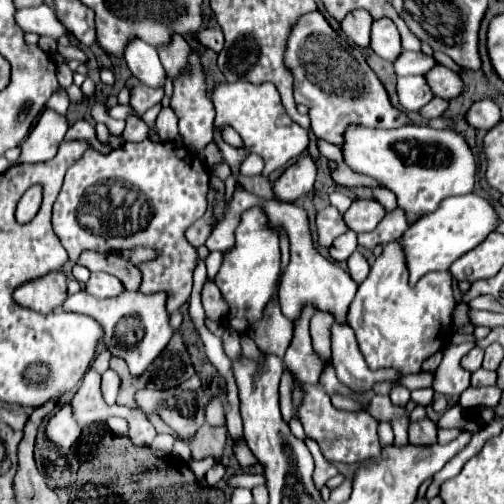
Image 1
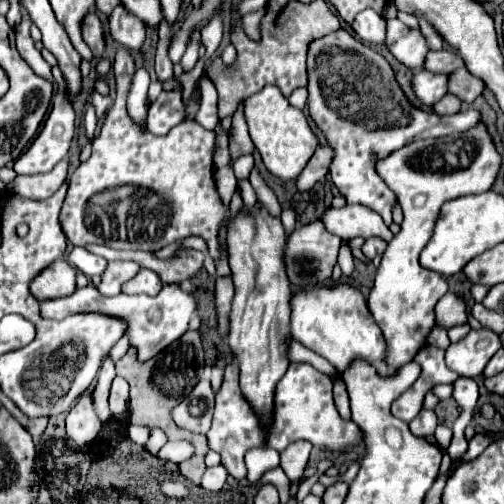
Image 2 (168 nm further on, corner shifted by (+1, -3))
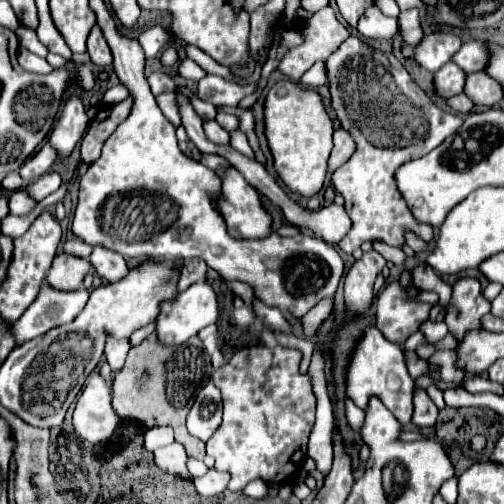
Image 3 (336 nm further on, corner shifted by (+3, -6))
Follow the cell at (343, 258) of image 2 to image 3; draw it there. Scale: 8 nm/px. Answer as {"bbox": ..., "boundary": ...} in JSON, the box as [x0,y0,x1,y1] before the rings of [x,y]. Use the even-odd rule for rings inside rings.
{"bbox":[325,35,463,255],"boundary":[[[351,35],[345,43],[341,43],[339,51],[335,51],[335,55],[329,55],[325,59],[325,71],[327,71],[329,93],[331,93],[331,109],[337,117],[337,121],[341,123],[341,127],[355,139],[355,145],[357,145],[355,155],[351,155],[351,159],[343,167],[333,171],[333,175],[331,175],[335,189],[345,199],[347,215],[353,221],[351,231],[339,241],[339,249],[343,253],[351,255],[355,249],[361,247],[363,241],[371,241],[371,239],[383,239],[387,245],[401,247],[405,243],[403,229],[411,229],[423,241],[431,241],[433,239],[433,227],[415,223],[411,211],[407,209],[403,197],[399,195],[399,191],[395,187],[393,173],[395,173],[395,167],[399,167],[401,163],[405,163],[409,159],[417,159],[417,157],[425,155],[427,151],[431,151],[433,147],[441,145],[453,131],[457,131],[463,125],[463,119],[459,115],[441,111],[419,89],[419,85],[409,77],[407,69],[399,63],[399,59],[395,55],[381,53],[379,49],[367,45],[359,37]]]}

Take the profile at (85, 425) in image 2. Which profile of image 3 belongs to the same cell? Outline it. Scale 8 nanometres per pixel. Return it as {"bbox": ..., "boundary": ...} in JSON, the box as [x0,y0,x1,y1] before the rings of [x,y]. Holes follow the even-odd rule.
{"bbox":[73,371,119,443],"boundary":[[[93,371],[77,395],[73,411],[73,427],[79,437],[99,443],[111,437],[119,425],[119,415],[111,407],[111,395],[99,371]]]}

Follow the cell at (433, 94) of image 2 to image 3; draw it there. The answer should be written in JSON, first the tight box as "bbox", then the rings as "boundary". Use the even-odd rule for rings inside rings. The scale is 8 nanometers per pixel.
{"bbox":[433,63,465,99],"boundary":[[[445,63],[435,75],[433,75],[433,87],[435,93],[441,99],[449,99],[453,95],[459,95],[465,85],[465,73],[455,63]]]}

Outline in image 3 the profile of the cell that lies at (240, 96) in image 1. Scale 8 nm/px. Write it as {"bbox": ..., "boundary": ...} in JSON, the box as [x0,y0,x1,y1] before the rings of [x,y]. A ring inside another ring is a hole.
{"bbox":[265,79,333,197],"boundary":[[[283,79],[275,83],[265,97],[265,137],[273,155],[273,167],[281,181],[303,197],[313,197],[325,179],[327,157],[331,153],[333,123],[323,109],[321,97],[299,83]]]}

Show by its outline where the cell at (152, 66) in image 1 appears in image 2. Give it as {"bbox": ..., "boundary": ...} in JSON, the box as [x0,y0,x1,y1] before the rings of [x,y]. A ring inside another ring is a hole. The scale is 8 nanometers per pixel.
{"bbox":[109,4,145,50],"boundary":[[[119,4],[111,12],[109,24],[111,24],[113,40],[119,42],[121,46],[125,46],[129,50],[143,46],[143,42],[145,42],[145,24],[133,12],[129,12],[123,4]]]}

